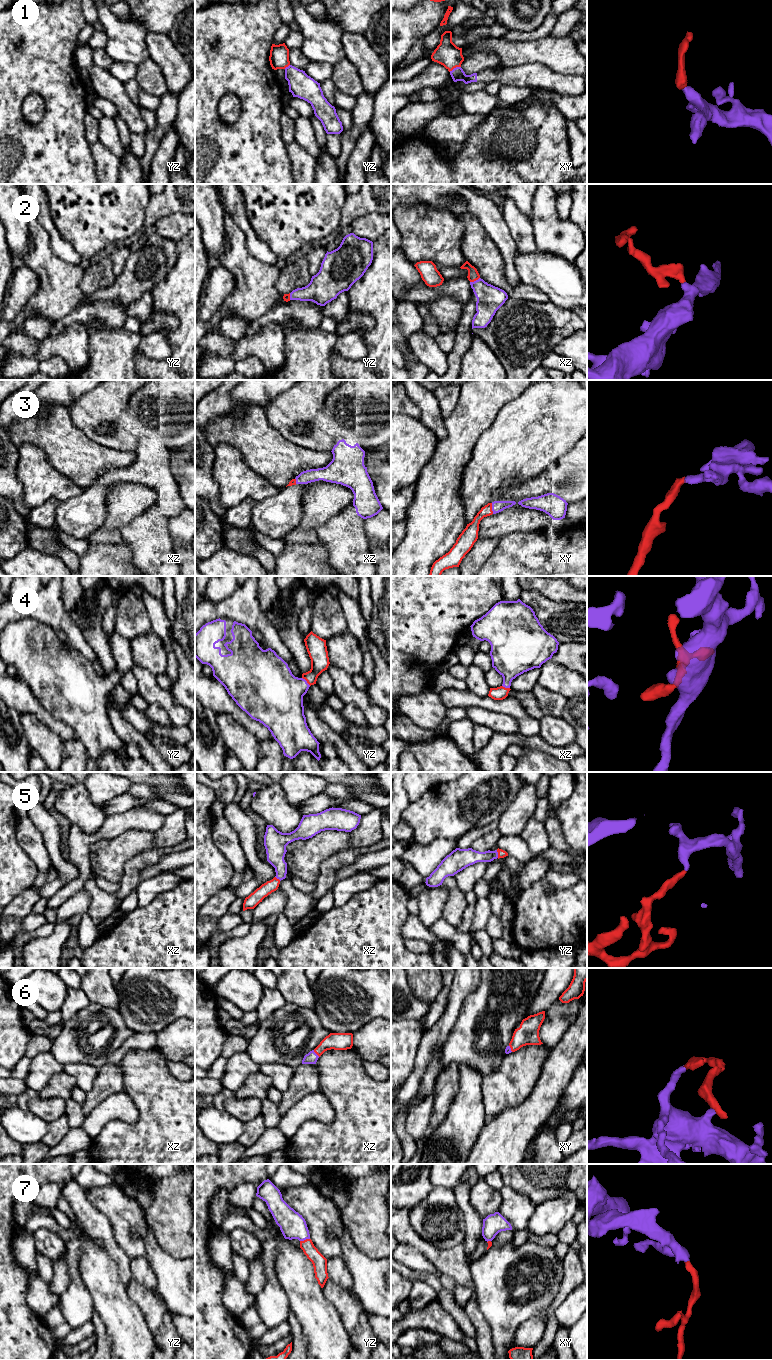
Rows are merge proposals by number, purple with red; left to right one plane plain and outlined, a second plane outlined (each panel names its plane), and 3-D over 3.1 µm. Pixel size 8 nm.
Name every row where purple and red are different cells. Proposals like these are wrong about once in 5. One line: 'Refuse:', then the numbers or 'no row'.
Refuse: no row

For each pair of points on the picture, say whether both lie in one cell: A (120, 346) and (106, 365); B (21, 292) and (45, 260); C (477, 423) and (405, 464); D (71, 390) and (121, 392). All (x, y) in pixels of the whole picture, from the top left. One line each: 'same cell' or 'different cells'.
A: same cell
B: different cells
C: different cells
D: different cells

